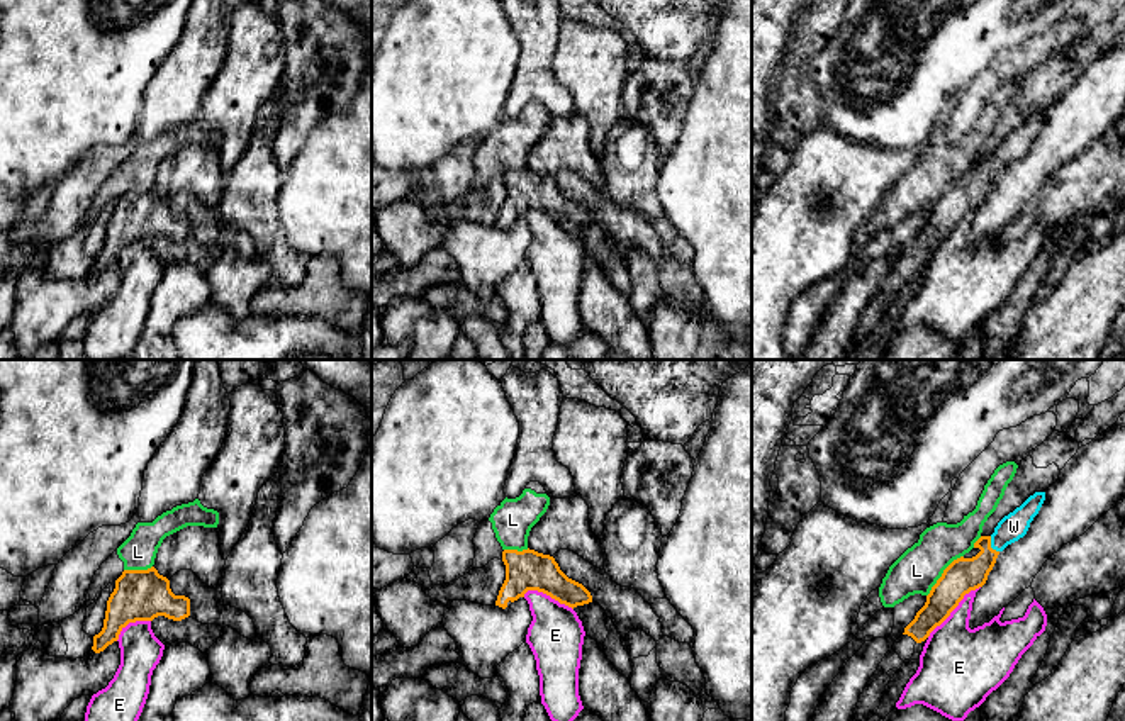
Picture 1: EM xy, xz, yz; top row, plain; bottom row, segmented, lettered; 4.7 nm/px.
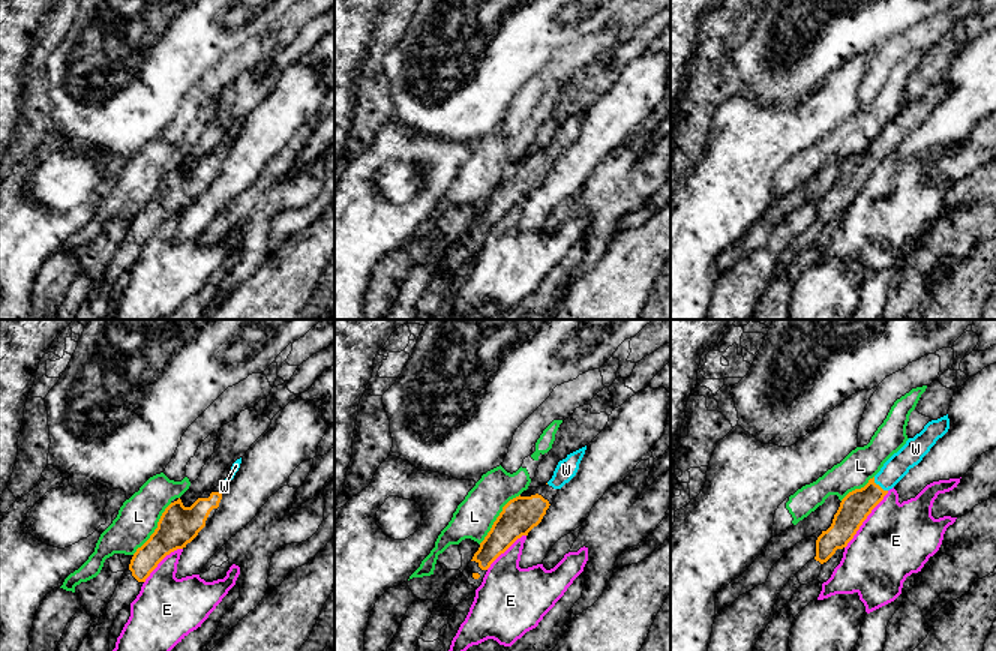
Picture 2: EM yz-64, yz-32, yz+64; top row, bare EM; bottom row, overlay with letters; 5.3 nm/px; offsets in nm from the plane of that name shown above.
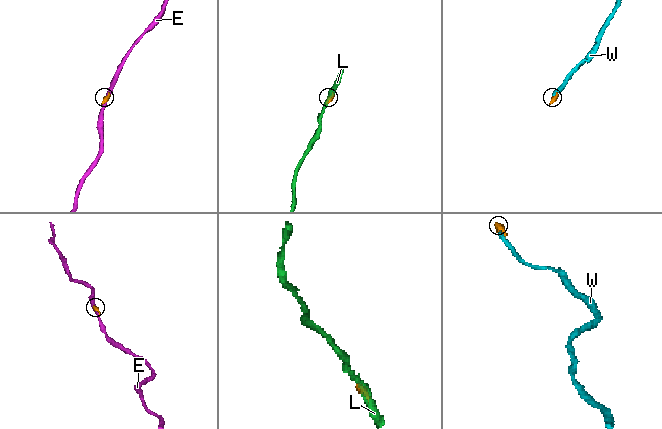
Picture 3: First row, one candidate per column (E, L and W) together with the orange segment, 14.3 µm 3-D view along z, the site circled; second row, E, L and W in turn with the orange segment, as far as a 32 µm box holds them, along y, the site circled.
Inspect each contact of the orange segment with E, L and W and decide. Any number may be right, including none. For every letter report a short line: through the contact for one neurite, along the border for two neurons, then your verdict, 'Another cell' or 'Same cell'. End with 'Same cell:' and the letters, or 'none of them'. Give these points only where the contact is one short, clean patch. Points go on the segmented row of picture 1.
E: Another cell
L: Another cell
W: Same cell
Same cell: W

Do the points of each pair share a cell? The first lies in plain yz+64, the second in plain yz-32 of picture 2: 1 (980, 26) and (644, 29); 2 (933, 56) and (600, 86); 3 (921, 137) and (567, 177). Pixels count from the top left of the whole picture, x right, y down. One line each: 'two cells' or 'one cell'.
1: one cell
2: one cell
3: one cell

